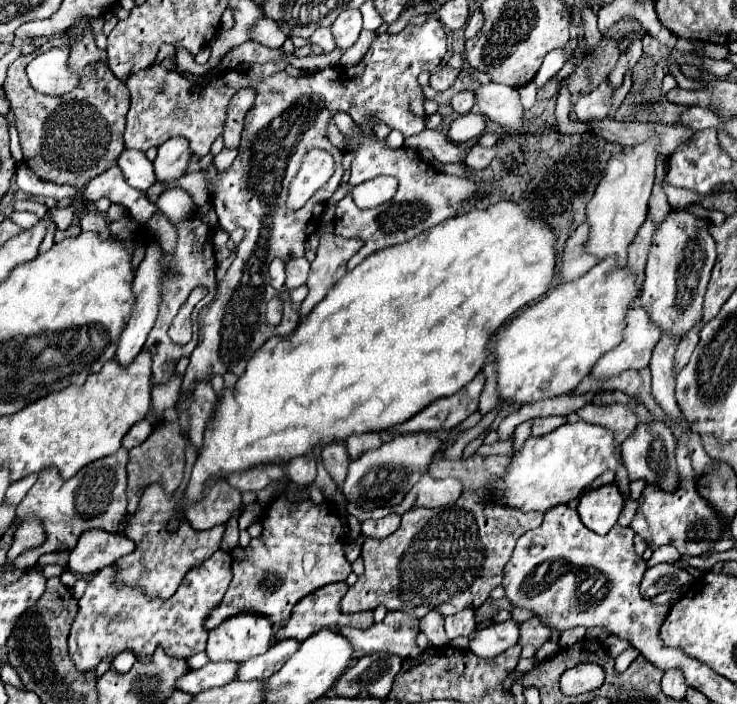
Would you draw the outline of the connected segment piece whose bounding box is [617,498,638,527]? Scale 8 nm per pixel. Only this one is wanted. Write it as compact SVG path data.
M631 498L625 499L625 503L630 503L630 504L625 504L618 518L617 523L623 527L629 527L631 521L633 520L637 512L638 504L637 504L637 501Z

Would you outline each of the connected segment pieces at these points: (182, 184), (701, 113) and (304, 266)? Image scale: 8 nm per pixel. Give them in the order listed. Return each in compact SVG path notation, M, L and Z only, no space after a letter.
M201 171L186 173L177 180L162 182L166 188L179 187L193 196L197 207L205 205L209 201L209 192L206 186L204 174Z
M691 106L685 112L681 112L677 124L687 124L687 128L691 128L693 132L703 130L703 128L719 128L721 126L719 116L703 106Z
M305 256L303 258L295 258L295 260L289 260L285 264L285 274L287 274L285 284L289 288L297 288L297 286L305 284L307 272L309 272L309 260Z

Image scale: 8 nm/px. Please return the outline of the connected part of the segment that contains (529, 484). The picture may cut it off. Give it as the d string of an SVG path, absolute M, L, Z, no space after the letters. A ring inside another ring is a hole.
M583 420L563 424L541 438L531 436L523 448L513 454L505 478L495 484L495 496L499 496L499 502L523 512L547 512L555 504L575 500L595 478L607 470L617 472L621 464L621 452L615 446L615 434L611 430L587 424Z

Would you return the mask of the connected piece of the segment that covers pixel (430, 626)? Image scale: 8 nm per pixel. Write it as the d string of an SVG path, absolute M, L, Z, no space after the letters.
M427 612L425 618L421 618L421 630L427 634L429 642L435 646L447 646L449 640L445 636L445 628L443 628L445 616L441 612Z

